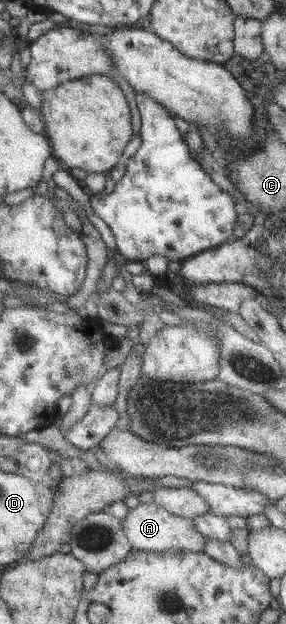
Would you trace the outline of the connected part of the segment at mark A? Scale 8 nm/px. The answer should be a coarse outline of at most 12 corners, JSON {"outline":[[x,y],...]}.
{"outline":[[140,502],[121,525],[133,549],[203,552],[193,519]]}

